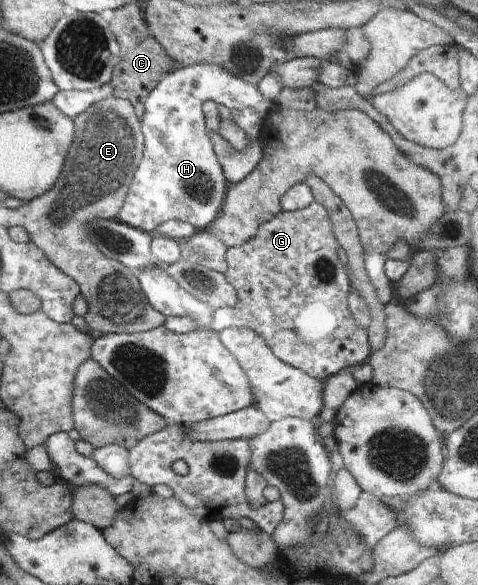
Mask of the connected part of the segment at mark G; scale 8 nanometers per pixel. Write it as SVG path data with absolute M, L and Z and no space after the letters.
M314 201L302 210L281 210L258 228L252 240L227 248L228 270L225 277L238 294L240 308L215 310L210 328L218 334L226 328L252 328L266 340L276 358L321 382L344 368L366 363L372 350L367 330L356 324L348 306L351 289L349 271L338 257L338 247L330 216L319 202Z

